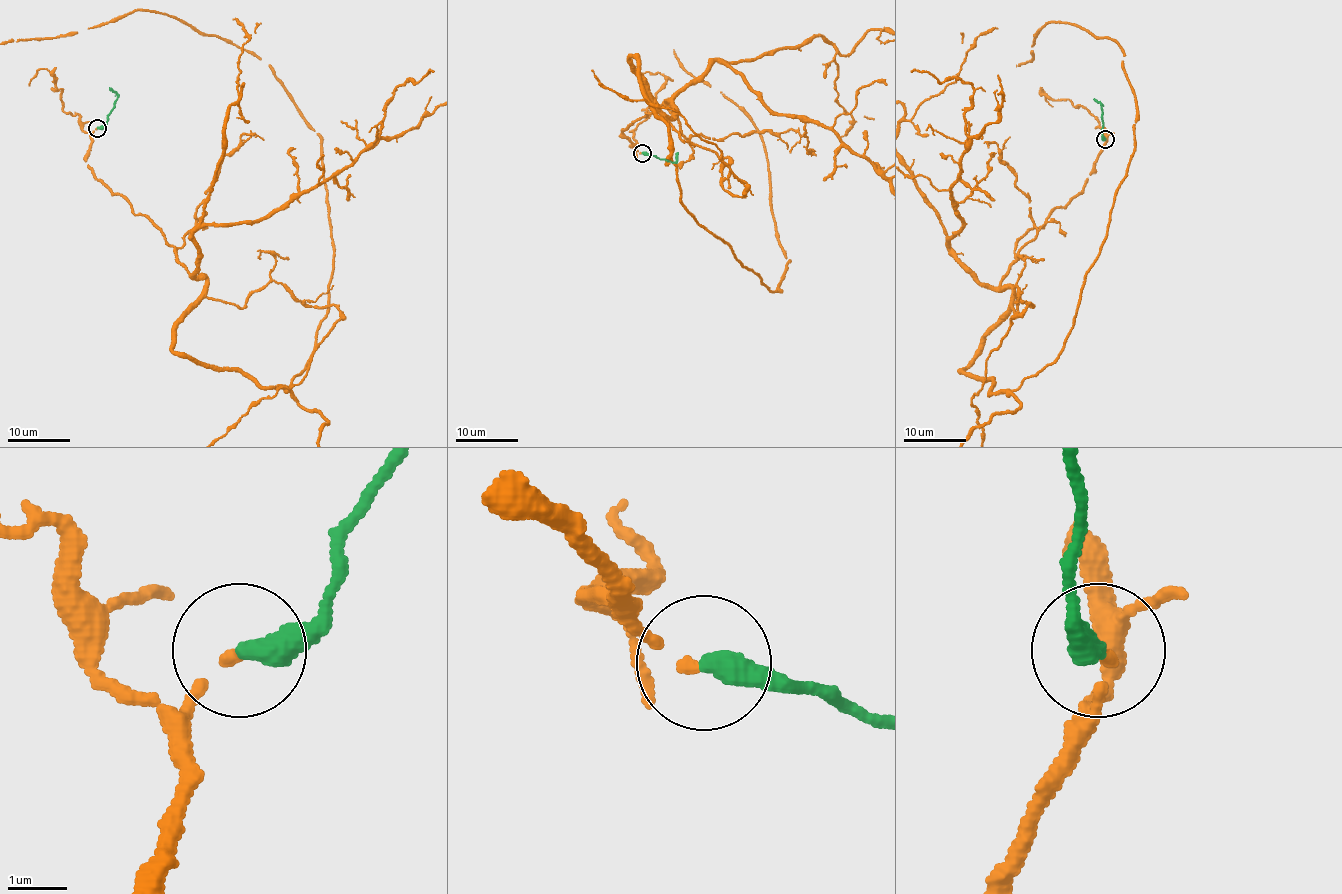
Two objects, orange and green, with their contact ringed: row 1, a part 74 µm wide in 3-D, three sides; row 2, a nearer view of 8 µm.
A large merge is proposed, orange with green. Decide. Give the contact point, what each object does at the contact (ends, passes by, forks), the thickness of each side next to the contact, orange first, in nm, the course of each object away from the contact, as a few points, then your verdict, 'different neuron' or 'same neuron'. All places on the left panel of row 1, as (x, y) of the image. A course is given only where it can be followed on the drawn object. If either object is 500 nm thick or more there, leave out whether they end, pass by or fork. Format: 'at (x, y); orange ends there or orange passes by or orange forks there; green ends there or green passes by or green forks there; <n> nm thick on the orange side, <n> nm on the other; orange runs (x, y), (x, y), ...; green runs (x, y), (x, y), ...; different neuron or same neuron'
at (97, 128); orange ends there; green ends there; 170 nm thick on the orange side, 400 nm on the other; orange runs (98, 128), (92, 173), (206, 281), (174, 352), (290, 387), (332, 243), (268, 64), (138, 10); green runs (98, 128), (107, 122), (107, 114), (118, 97), (109, 87); same neuron

